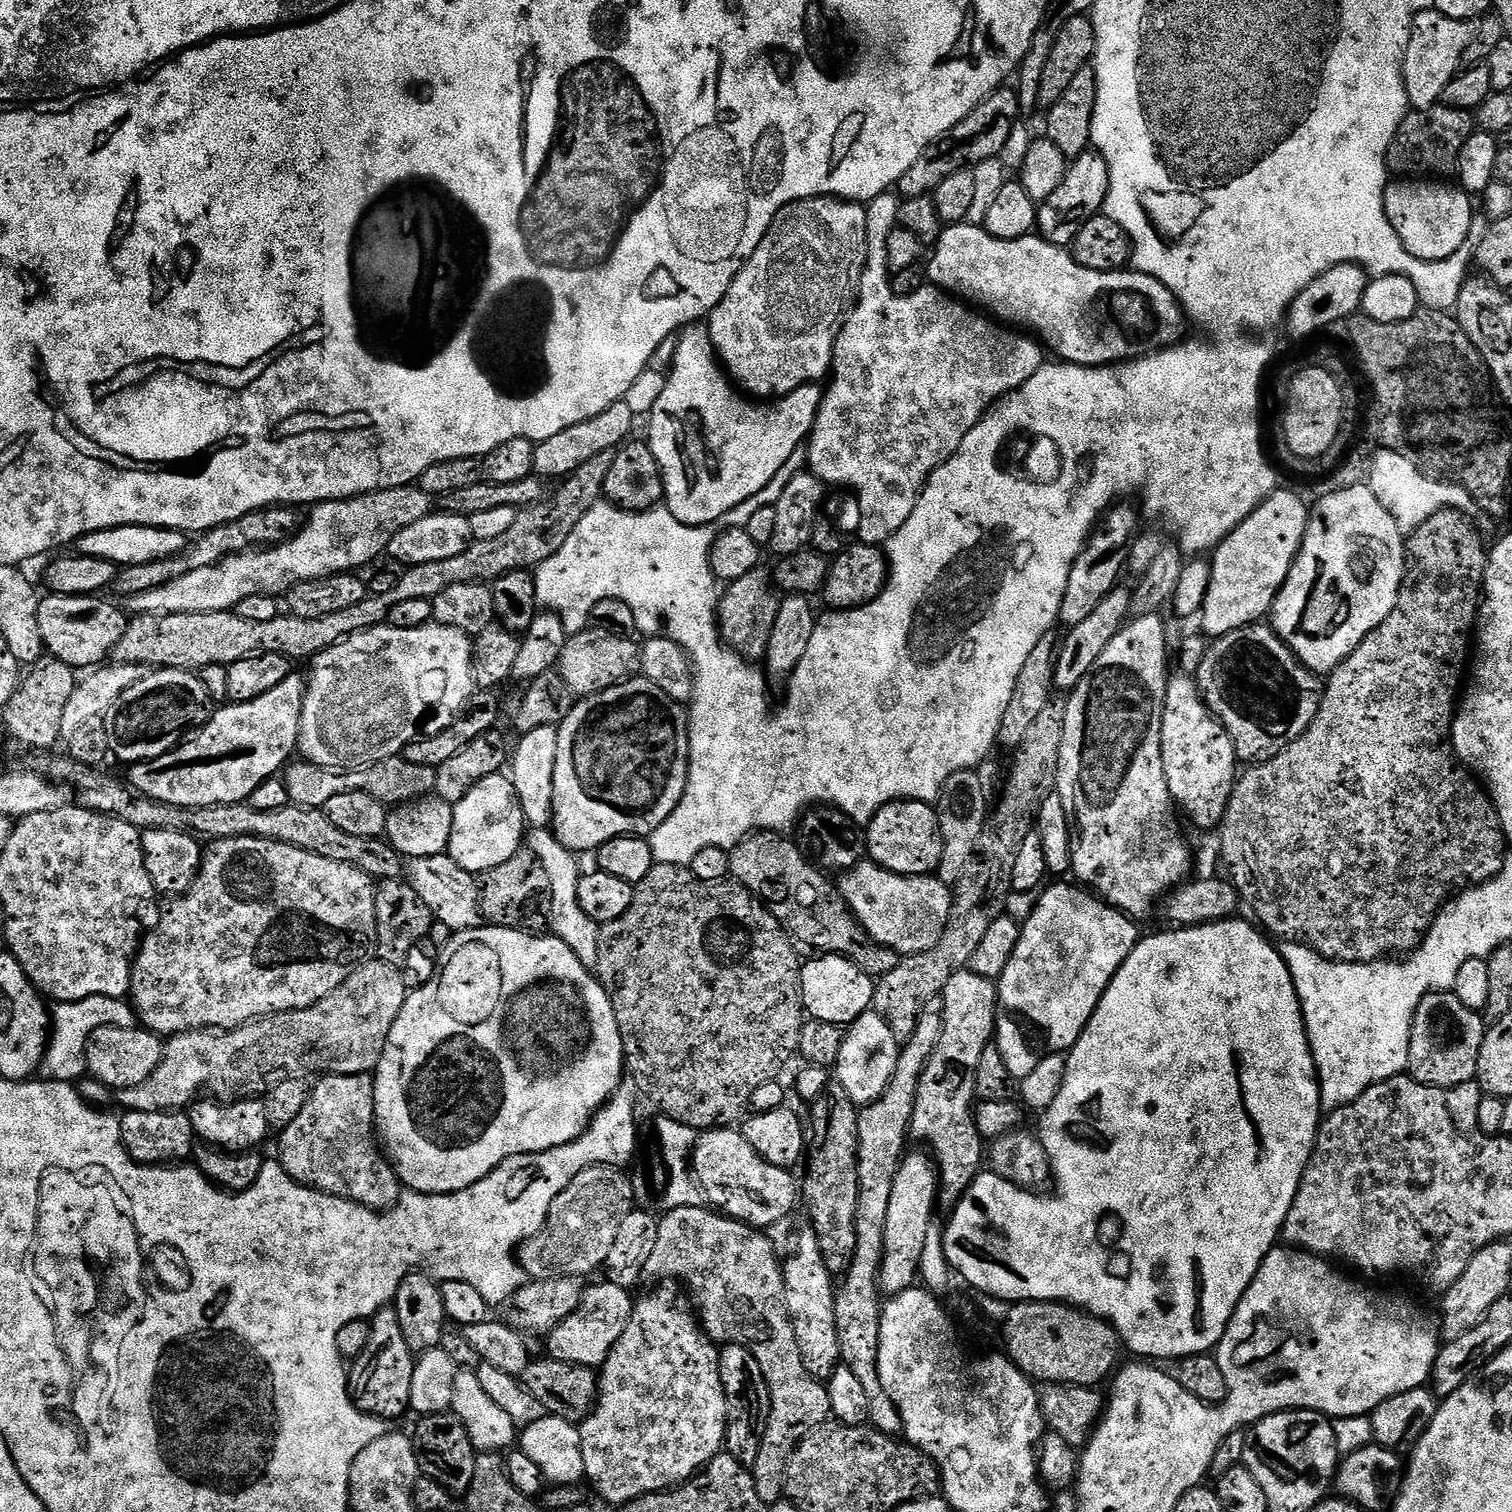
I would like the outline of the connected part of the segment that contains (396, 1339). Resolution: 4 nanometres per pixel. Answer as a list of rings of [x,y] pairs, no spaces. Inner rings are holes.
[[[395,1307],[380,1309],[370,1320],[372,1333],[366,1350],[351,1365],[348,1391],[356,1409],[365,1416],[376,1416],[382,1421],[396,1420],[405,1411],[409,1411],[412,1399],[410,1386],[414,1382],[416,1360],[406,1338],[402,1338],[402,1326],[398,1326],[398,1314]]]

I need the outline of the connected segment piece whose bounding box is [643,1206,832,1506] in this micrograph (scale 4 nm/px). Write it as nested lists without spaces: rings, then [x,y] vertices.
[[[711,1207],[668,1208],[665,1213],[665,1216],[659,1217],[658,1242],[654,1242],[654,1250],[646,1261],[643,1279],[656,1280],[652,1282],[679,1282],[690,1293],[704,1331],[717,1345],[723,1346],[731,1342],[750,1350],[750,1354],[758,1358],[758,1366],[762,1366],[762,1374],[766,1374],[772,1401],[766,1434],[762,1438],[762,1446],[758,1446],[758,1458],[751,1464],[750,1471],[758,1490],[758,1498],[762,1498],[762,1502],[770,1506],[774,1505],[785,1499],[788,1463],[792,1461],[794,1450],[814,1429],[829,1423],[832,1415],[830,1394],[825,1381],[812,1377],[798,1350],[798,1338],[794,1334],[790,1310],[786,1306],[782,1260],[776,1257],[775,1246],[764,1237],[767,1235],[761,1229],[751,1228],[741,1220],[734,1220]]]

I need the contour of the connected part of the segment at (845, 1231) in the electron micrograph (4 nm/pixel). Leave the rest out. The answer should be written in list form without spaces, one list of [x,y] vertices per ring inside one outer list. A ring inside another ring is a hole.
[[[835,1082],[810,1105],[810,1139],[806,1144],[806,1165],[808,1173],[802,1176],[802,1204],[808,1207],[810,1230],[818,1238],[822,1258],[832,1271],[833,1277],[843,1277],[850,1270],[850,1262],[856,1246],[856,1219],[858,1218],[858,1105]]]

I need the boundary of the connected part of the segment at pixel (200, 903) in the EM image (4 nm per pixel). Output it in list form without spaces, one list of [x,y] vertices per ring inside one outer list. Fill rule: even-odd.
[[[239,836],[225,840],[213,840],[203,849],[200,858],[200,872],[194,878],[190,890],[177,895],[176,900],[160,916],[156,929],[141,939],[140,947],[132,962],[132,991],[130,1003],[136,1010],[136,1019],[150,1032],[161,1038],[171,1038],[183,1032],[201,1030],[231,1030],[243,1028],[263,1016],[273,1016],[275,1012],[302,1010],[322,1002],[326,994],[338,990],[354,970],[367,964],[376,947],[376,886],[377,881],[346,862],[334,862],[273,840],[263,840],[257,836]]]

